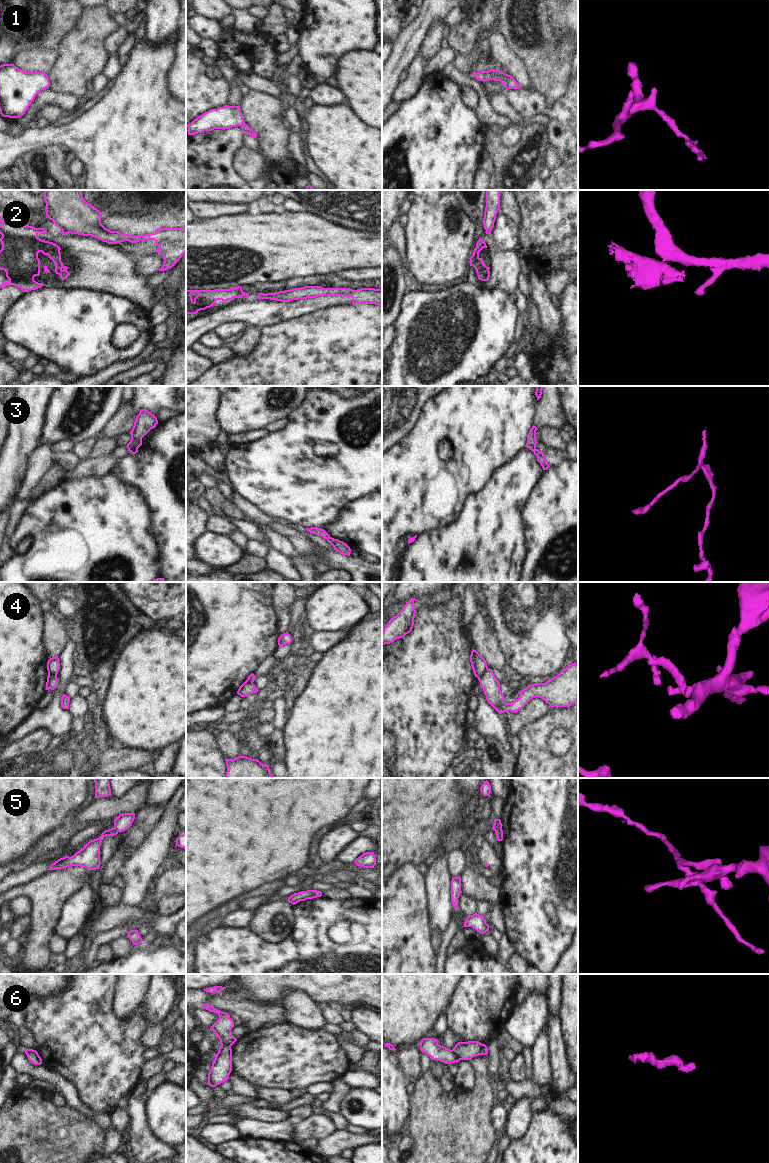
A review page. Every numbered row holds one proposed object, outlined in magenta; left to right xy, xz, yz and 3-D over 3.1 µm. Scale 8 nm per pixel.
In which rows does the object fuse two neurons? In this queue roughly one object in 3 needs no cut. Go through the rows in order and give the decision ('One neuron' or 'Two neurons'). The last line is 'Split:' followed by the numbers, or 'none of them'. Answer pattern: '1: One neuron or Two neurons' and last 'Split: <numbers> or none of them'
1: One neuron
2: Two neurons
3: Two neurons
4: Two neurons
5: Two neurons
6: Two neurons
Split: 2, 3, 4, 5, 6

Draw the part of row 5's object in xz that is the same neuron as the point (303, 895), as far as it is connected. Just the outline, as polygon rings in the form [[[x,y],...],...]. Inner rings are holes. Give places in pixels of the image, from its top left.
[[[307,890],[307,891],[301,891],[298,893],[294,893],[292,894],[289,898],[288,898],[288,902],[295,905],[300,901],[305,901],[307,899],[313,899],[315,898],[312,891],[311,890]]]

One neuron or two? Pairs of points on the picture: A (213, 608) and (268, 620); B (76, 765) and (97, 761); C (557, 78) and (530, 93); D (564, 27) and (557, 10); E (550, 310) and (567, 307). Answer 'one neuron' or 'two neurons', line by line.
A: one neuron
B: two neurons
C: two neurons
D: one neuron
E: two neurons

